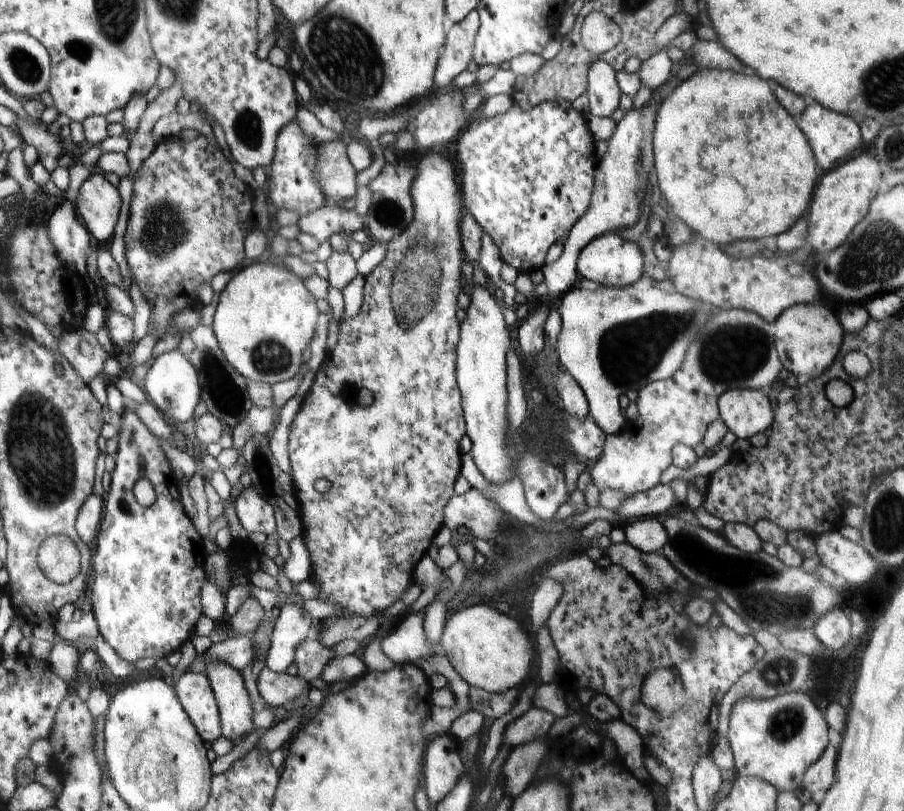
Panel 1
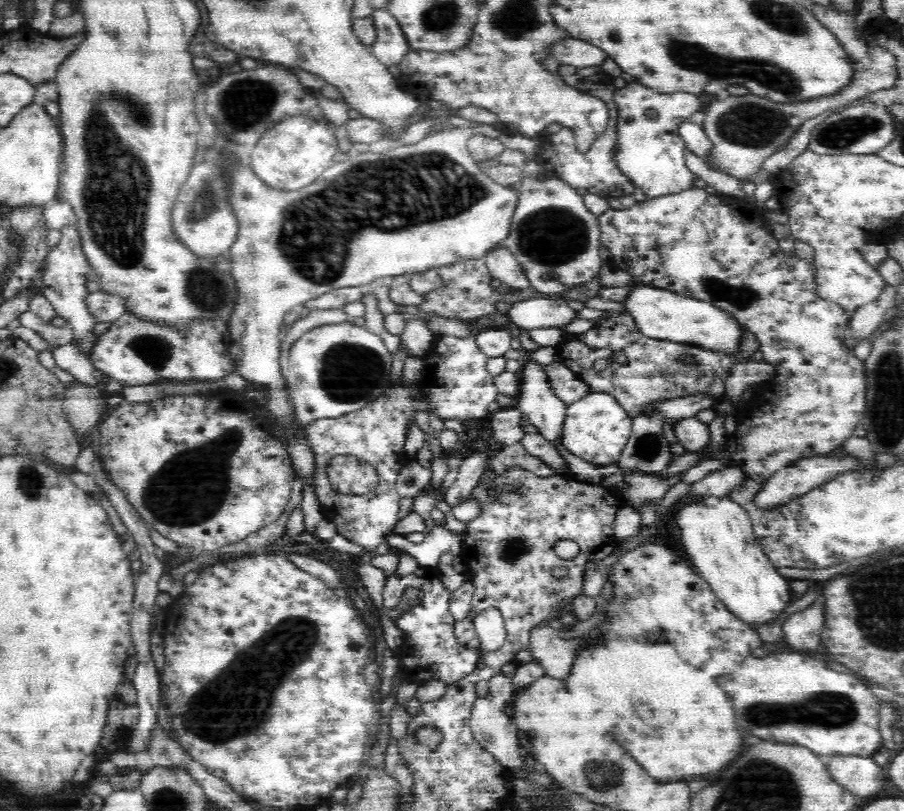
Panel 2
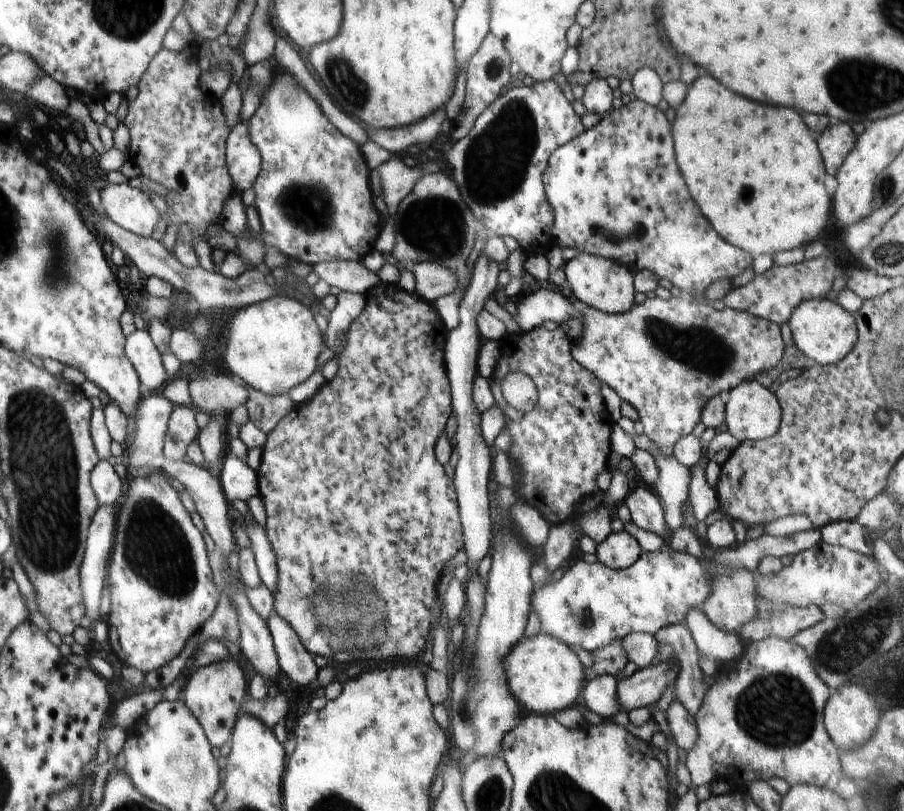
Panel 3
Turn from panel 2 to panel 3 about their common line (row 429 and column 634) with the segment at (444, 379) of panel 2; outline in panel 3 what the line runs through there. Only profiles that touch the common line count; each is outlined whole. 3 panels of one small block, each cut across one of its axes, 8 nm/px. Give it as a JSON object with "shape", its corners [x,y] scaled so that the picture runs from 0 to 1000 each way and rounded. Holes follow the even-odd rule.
{"shape":[[[753,364],[733,370],[725,365],[688,387],[673,387],[646,374],[639,375],[638,381],[645,393],[644,419],[633,418],[634,440],[704,504],[712,528],[710,535],[726,547],[728,560],[737,566],[744,562],[749,545],[775,520],[775,510],[789,490],[857,453],[867,432],[861,400],[805,379],[792,382],[777,367]]]}

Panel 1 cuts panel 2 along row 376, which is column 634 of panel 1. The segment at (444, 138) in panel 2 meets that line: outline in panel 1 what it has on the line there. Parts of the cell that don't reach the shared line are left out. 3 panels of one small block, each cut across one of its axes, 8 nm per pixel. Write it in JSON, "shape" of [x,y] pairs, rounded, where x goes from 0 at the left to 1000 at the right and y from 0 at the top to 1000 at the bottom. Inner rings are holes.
{"shape":[[[668,287],[652,298],[643,309],[638,321],[638,335],[642,342],[663,348],[671,354],[696,354],[708,346],[711,339],[711,318],[705,298],[696,298],[681,287]]]}

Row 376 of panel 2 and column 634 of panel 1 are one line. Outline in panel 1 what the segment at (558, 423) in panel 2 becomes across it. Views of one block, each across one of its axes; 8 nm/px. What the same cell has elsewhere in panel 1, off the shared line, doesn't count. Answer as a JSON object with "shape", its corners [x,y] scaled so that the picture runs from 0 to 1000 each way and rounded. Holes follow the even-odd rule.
{"shape":[[[732,637],[697,641],[690,651],[692,666],[713,682],[728,682],[736,672],[738,656]]]}

